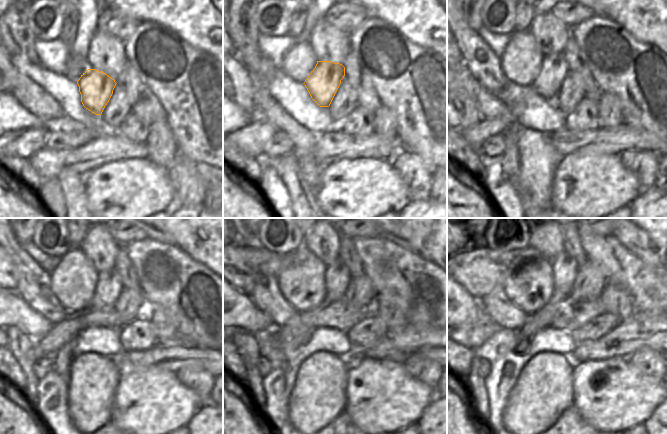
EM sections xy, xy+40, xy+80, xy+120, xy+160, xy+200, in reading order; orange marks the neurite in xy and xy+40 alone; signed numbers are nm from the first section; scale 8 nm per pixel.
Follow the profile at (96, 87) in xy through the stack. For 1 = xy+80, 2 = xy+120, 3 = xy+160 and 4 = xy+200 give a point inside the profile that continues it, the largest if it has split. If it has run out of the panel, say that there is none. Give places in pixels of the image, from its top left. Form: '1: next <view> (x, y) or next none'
1: next xy+80 (554, 68)
2: next xy+120 (109, 286)
3: next xy+160 (337, 277)
4: next xy+200 (564, 268)

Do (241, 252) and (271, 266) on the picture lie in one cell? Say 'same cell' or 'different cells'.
same cell

